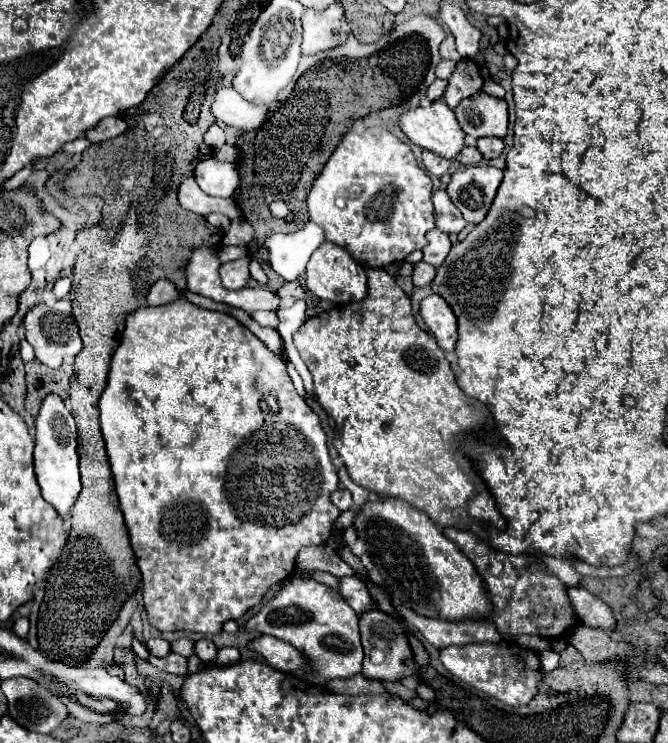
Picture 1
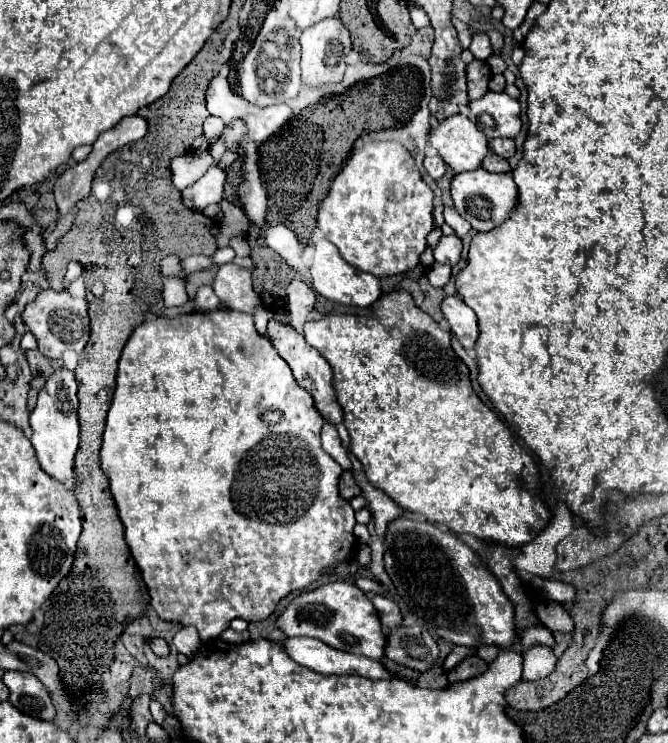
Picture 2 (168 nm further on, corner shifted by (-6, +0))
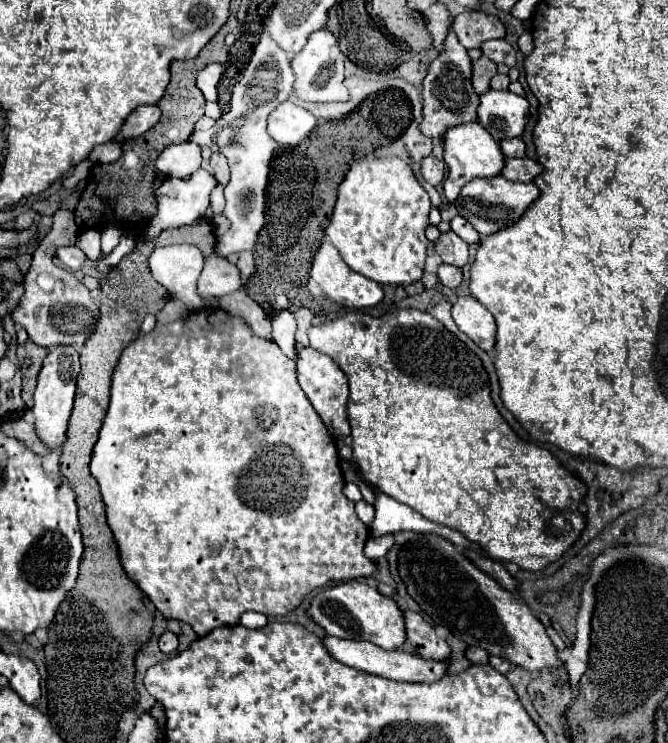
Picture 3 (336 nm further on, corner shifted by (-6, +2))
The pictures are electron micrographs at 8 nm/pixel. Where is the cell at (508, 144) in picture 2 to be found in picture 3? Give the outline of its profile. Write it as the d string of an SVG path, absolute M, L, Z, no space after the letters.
M520 137L518 139L504 139L504 141L500 141L500 147L506 157L524 157L524 143Z

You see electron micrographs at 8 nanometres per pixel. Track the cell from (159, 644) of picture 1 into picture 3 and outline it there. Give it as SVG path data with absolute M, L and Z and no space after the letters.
M164 631L158 639L158 645L160 645L160 651L162 653L174 653L176 647L178 647L178 637L170 631Z

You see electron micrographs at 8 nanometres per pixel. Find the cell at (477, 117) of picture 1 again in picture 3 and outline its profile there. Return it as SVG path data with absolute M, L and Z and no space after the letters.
M486 91L480 95L478 121L496 141L520 137L526 127L528 101L510 91Z

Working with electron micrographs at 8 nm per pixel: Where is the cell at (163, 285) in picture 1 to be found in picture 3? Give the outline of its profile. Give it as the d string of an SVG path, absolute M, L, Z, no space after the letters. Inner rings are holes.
M238 81L238 91L234 91L234 105L240 109L238 117L220 117L216 125L208 131L196 131L192 135L192 141L200 147L216 149L222 155L226 155L230 165L230 183L224 189L226 207L224 215L232 223L230 231L218 237L216 253L220 257L228 257L232 253L248 251L254 247L254 241L258 237L258 231L266 223L266 183L268 183L268 171L270 171L270 159L274 157L278 143L266 133L266 117L260 117L262 109L268 109L268 113L276 107L268 101L260 99L242 99L242 93L246 91L244 83ZM266 105L266 107L260 107Z

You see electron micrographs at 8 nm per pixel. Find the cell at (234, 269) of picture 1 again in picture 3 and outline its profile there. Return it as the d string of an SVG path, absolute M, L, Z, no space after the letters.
M216 255L206 257L202 275L198 279L198 293L202 297L224 297L242 287L242 275L236 265Z

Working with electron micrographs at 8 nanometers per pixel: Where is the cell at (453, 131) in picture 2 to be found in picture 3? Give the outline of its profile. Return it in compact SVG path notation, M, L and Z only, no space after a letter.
M464 123L450 127L444 135L444 161L448 165L448 177L443 181L443 189L450 203L458 199L461 188L474 177L494 177L504 165L504 155L494 137L480 123Z

